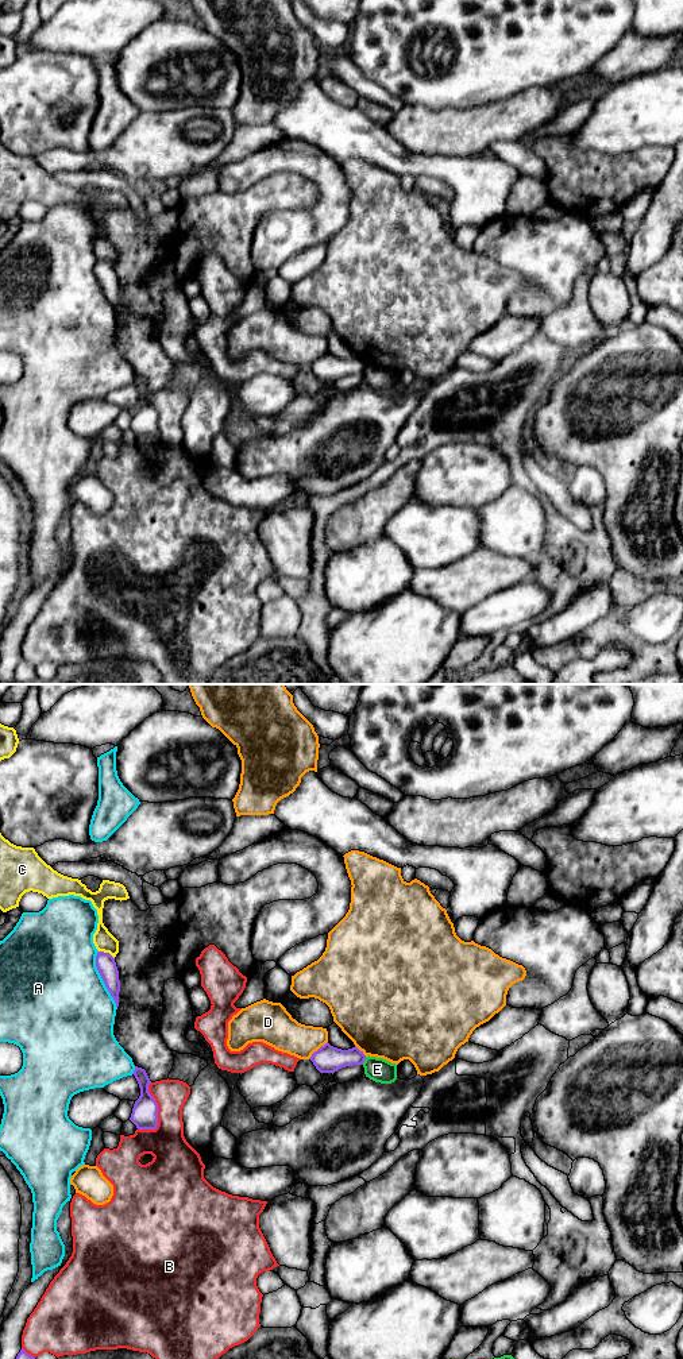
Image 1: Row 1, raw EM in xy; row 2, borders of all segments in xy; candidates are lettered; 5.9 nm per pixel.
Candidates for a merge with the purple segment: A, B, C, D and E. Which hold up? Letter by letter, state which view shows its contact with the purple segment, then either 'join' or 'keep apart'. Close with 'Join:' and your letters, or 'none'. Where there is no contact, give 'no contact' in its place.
A: xy | keep apart
B: xy | keep apart
C: xy | keep apart
D: xy | keep apart
E: xy | keep apart
Join: none

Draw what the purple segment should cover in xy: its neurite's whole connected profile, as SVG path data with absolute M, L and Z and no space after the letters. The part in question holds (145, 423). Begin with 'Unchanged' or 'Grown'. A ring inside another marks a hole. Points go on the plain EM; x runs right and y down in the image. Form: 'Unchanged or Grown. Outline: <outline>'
Unchanged. Outline: M135 375L132 383L139 393L140 405L134 413L130 429L138 439L155 439L158 435L158 413L148 401L151 390L142 377Z

